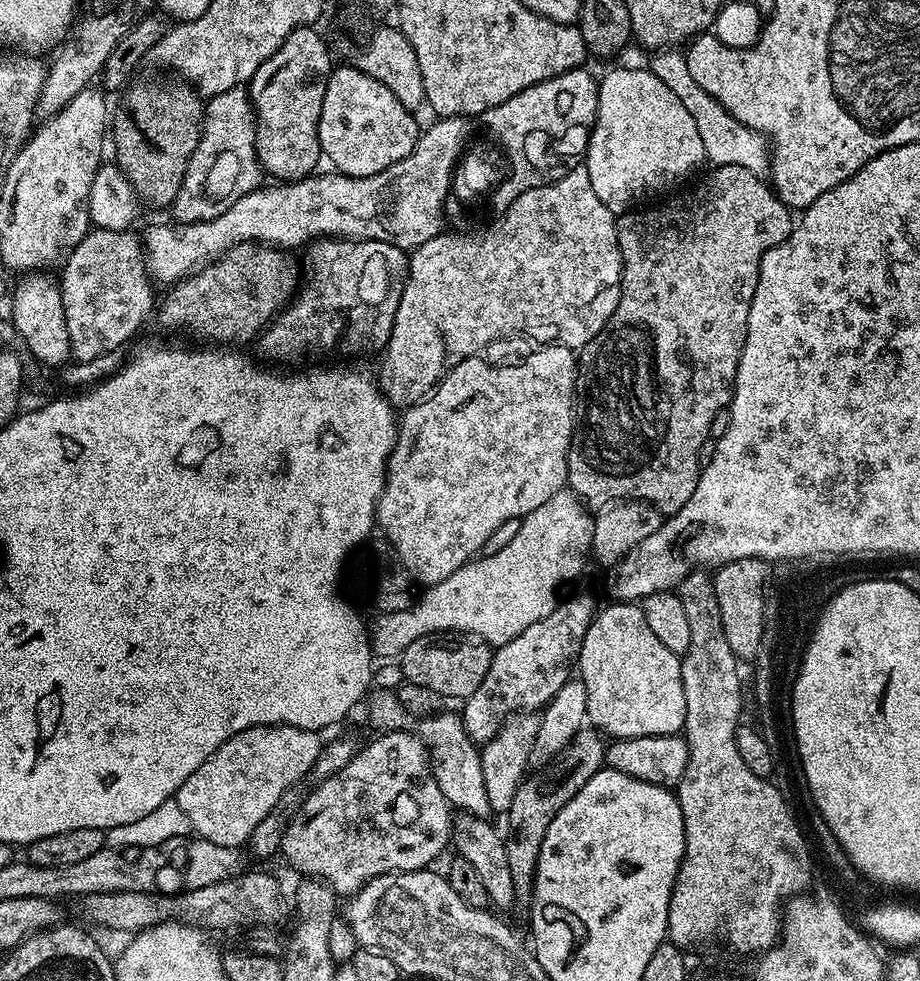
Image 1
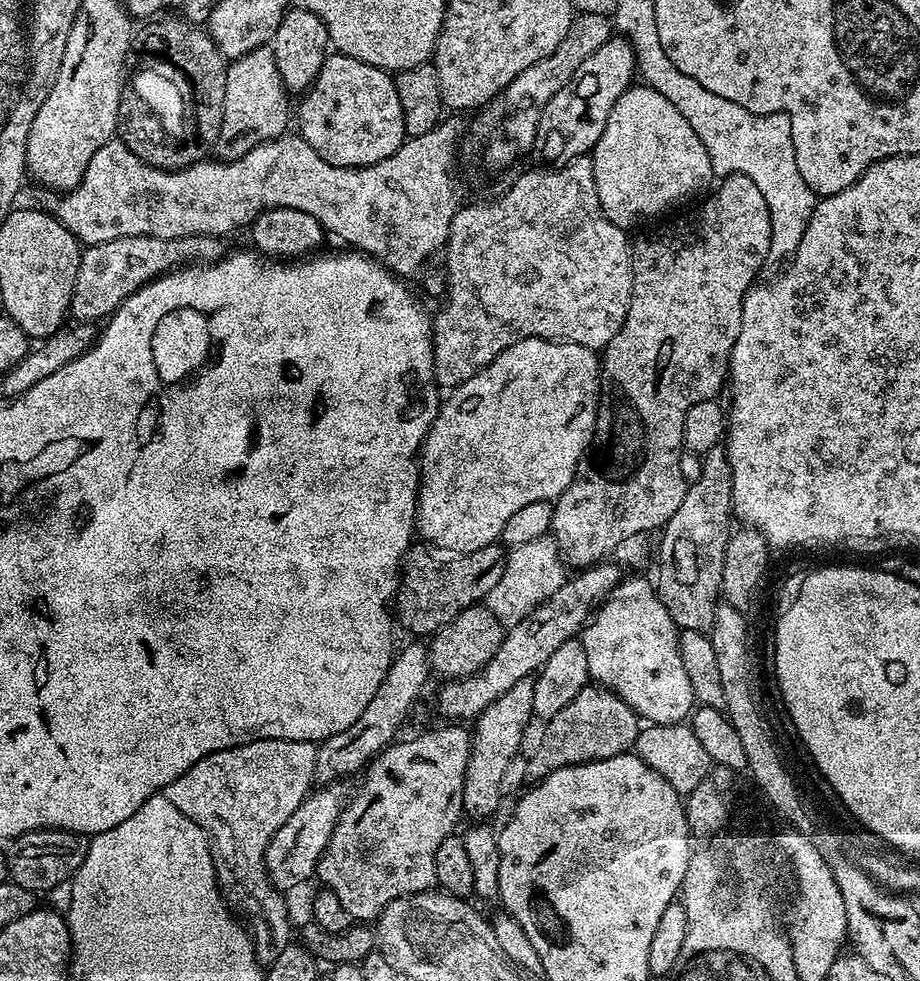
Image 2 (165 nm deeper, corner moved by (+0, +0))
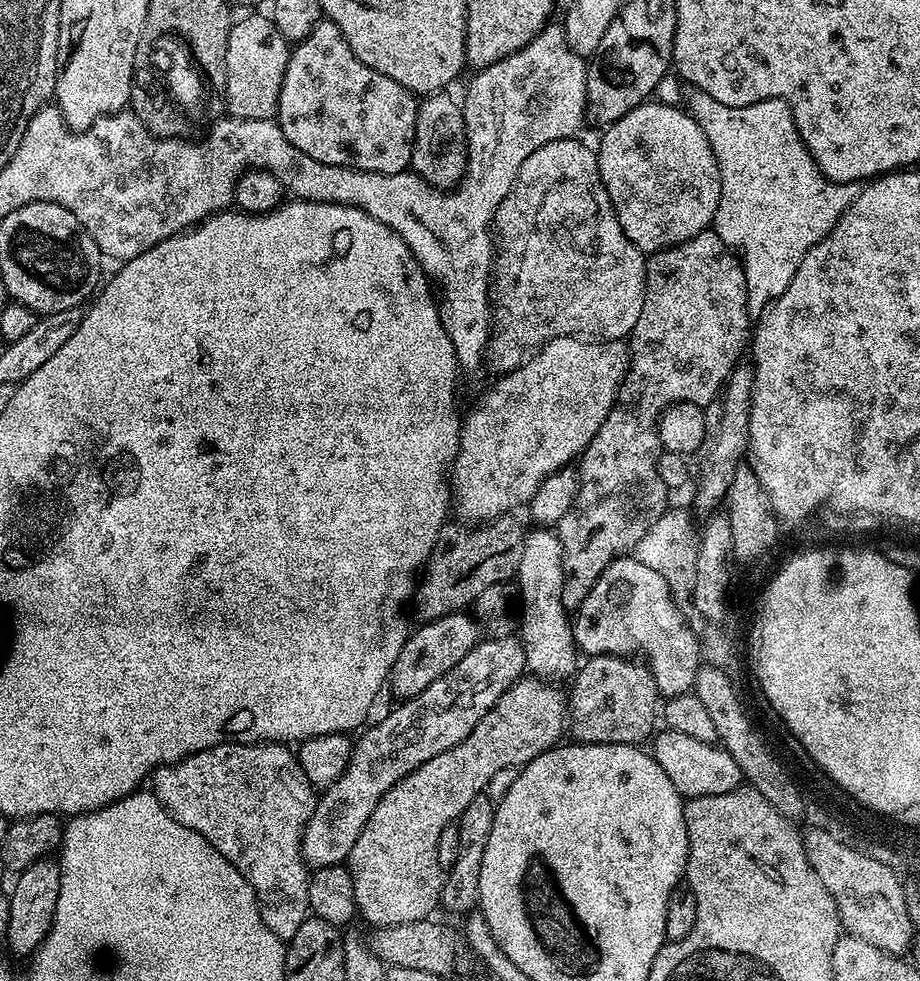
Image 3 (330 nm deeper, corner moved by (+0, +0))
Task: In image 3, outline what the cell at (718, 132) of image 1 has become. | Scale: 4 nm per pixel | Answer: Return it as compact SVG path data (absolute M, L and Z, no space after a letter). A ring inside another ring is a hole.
M701 88L691 91L686 111L702 126L720 171L720 201L712 228L739 255L746 274L749 313L759 314L790 286L802 258L834 230L861 185L839 184L824 177L802 142L785 100L726 106Z

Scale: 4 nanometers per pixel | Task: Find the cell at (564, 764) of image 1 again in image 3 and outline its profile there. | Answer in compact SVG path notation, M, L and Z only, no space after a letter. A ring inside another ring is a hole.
M626 656L587 657L571 677L571 684L572 692L570 688L566 696L566 728L570 736L572 732L573 741L581 744L640 746L645 743L644 739L647 741L653 735L662 697L656 689L654 674L639 659Z

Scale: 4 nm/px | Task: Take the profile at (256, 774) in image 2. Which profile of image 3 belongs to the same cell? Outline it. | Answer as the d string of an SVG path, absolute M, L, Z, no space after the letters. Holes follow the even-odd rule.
M280 742L219 744L213 748L196 752L193 756L187 756L184 760L179 760L177 764L165 764L157 768L150 777L150 791L153 796L158 798L160 805L178 822L182 822L188 828L192 828L198 834L202 834L202 838L206 838L206 842L210 842L210 846L214 846L214 850L218 850L218 854L222 854L222 858L226 858L226 862L230 862L234 866L234 870L238 870L238 874L242 874L242 878L246 878L246 882L250 882L250 886L256 891L256 901L260 903L262 922L266 922L266 926L270 930L274 930L274 934L278 934L278 938L285 942L292 940L294 934L298 934L298 926L302 926L302 922L307 920L310 915L308 907L310 868L309 865L304 863L303 856L300 855L300 839L304 833L304 827L308 825L308 819L313 808L316 807L317 801L312 784L302 770L297 753L293 749L291 752L288 748L291 747Z

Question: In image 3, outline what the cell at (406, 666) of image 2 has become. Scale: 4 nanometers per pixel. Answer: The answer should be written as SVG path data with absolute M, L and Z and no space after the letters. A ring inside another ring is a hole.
M467 611L451 612L437 620L430 620L419 625L420 629L409 635L408 641L402 646L398 658L392 667L392 673L388 675L387 687L397 697L397 701L403 702L422 694L430 682L434 682L446 670L458 666L466 654L474 645L480 643L482 630L475 619Z

